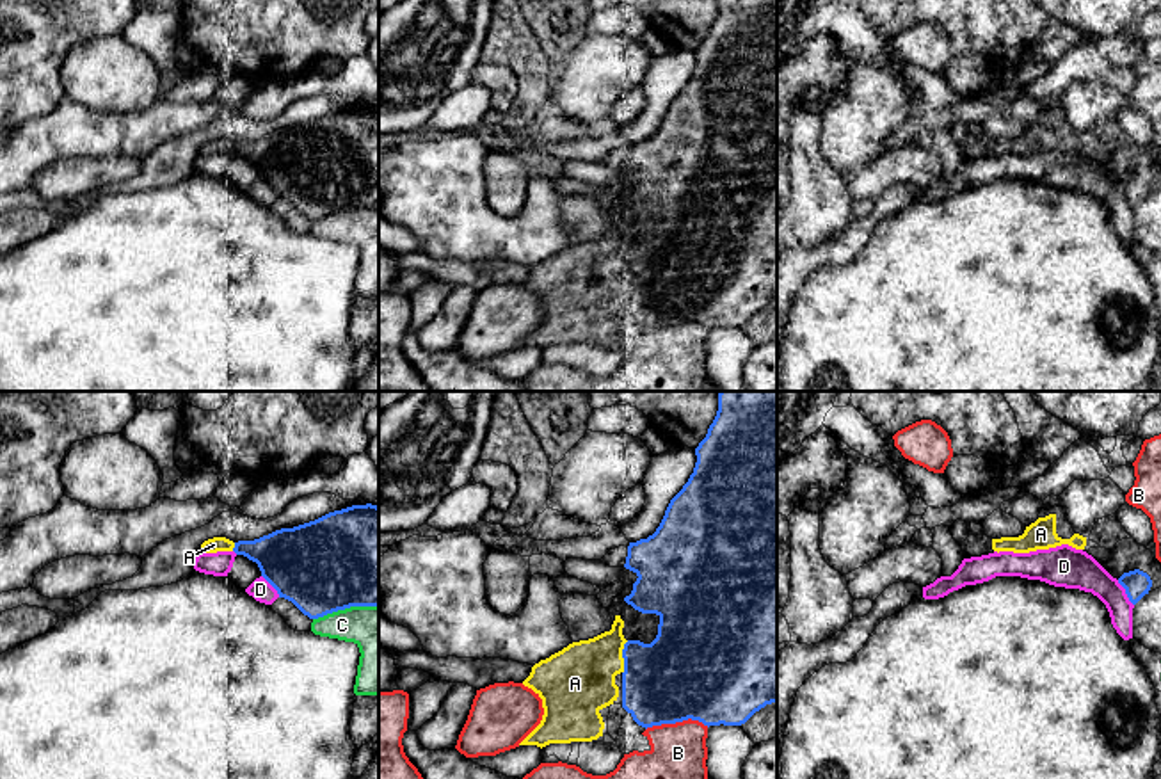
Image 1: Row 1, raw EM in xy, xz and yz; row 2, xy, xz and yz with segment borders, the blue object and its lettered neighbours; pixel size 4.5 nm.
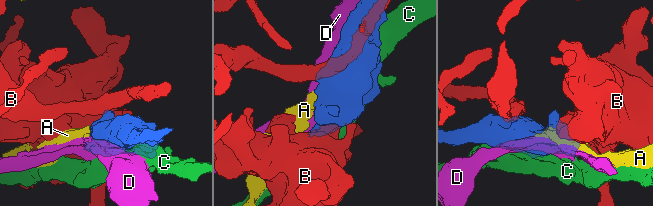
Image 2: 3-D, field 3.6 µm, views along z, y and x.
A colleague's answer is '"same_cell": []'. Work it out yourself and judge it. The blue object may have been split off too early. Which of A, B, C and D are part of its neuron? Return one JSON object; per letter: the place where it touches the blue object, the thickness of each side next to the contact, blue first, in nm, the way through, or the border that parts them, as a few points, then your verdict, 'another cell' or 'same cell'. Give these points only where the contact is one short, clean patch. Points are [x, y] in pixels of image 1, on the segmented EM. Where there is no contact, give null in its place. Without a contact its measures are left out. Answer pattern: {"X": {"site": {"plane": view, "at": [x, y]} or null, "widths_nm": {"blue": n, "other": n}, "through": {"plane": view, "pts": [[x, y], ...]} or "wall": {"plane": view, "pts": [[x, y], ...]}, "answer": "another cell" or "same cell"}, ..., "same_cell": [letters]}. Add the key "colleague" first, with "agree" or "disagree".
{"colleague": "disagree", "A": {"site": {"plane": "xz", "at": [623, 657]}, "widths_nm": {"blue": 380, "other": 320}, "answer": "same cell"}, "B": {"site": {"plane": "xz", "at": [676, 721]}, "widths_nm": {"blue": 460, "other": 260}, "answer": "another cell"}, "C": {"site": {"plane": "xy", "at": [345, 607]}, "widths_nm": {"blue": 460, "other": 220}, "answer": "another cell"}, "D": {"site": {"plane": "yz", "at": [1126, 593]}, "widths_nm": {"blue": 120, "other": 180}, "answer": "another cell"}, "same_cell": ["A"]}

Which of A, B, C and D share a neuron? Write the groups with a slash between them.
A / B / C / D

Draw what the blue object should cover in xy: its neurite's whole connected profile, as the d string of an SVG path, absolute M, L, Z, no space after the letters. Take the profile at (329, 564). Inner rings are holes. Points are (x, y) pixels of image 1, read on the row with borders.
M352 505L315 521L281 528L254 541L213 537L203 553L235 551L256 562L261 576L309 619L350 606L379 606L379 507Z

